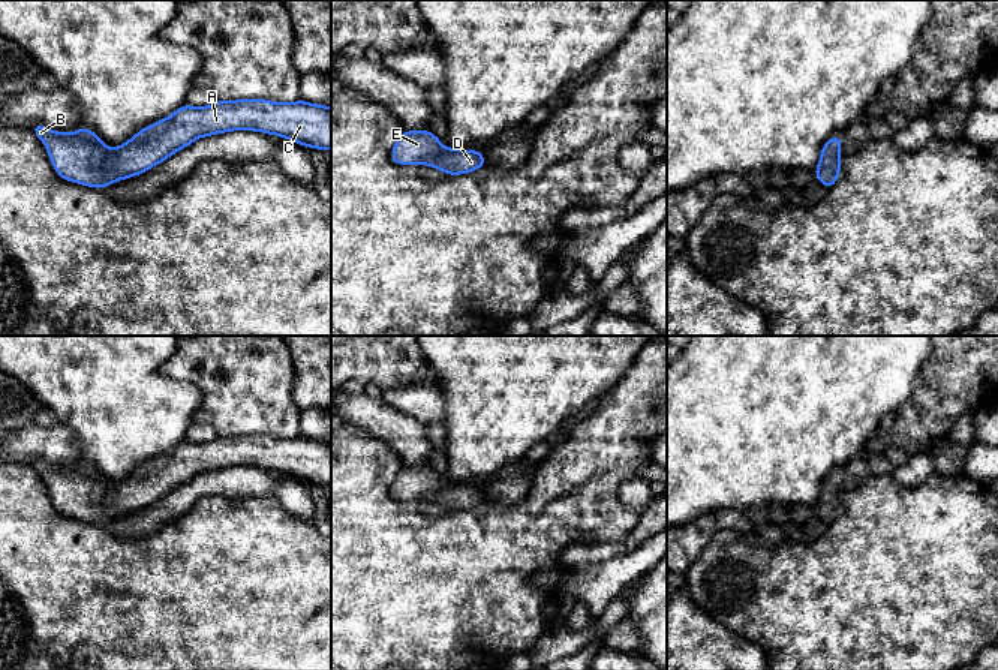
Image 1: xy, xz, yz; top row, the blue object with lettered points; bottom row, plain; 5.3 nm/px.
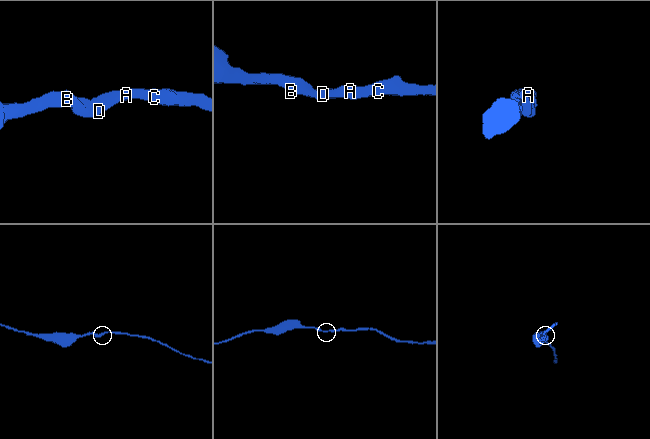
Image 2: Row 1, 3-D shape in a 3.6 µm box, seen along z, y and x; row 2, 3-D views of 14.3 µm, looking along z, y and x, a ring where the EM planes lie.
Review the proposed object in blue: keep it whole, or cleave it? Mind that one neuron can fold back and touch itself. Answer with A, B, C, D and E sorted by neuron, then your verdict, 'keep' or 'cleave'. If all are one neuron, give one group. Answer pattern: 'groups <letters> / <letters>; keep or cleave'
groups A B C D E; keep

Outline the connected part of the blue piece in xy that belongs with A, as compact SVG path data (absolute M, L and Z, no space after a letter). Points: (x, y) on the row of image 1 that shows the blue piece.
M267 99L216 100L208 106L181 105L166 118L162 118L136 132L124 144L109 148L88 127L76 132L54 132L36 123L31 129L43 142L48 157L60 178L82 186L103 189L115 181L139 175L162 163L177 151L189 147L193 141L223 132L253 130L277 135L315 150L331 150L331 106L297 102L271 102Z

